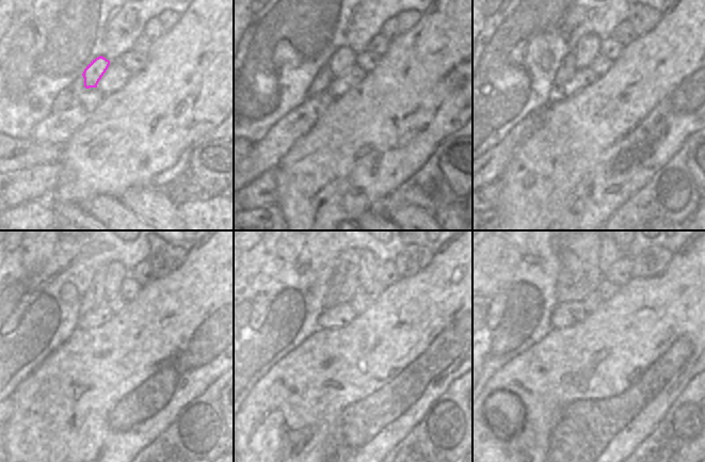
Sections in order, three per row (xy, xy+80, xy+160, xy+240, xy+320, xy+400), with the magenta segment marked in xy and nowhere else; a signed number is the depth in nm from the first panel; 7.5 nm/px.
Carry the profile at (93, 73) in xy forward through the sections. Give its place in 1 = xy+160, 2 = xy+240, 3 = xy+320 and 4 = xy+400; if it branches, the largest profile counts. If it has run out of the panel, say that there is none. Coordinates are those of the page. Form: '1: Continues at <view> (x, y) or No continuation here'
1: Continues at xy+160 (587, 48)
2: Continues at xy+240 (115, 273)
3: Continues at xy+320 (369, 263)
4: Continues at xy+400 (610, 252).

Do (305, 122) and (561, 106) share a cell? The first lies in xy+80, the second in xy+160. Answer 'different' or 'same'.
different

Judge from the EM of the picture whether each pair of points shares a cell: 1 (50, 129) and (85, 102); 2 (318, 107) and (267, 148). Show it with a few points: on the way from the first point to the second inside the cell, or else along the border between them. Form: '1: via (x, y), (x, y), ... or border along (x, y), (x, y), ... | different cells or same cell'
1: via (59, 127), (77, 111) | same cell
2: via (305, 116), (279, 139) | same cell

